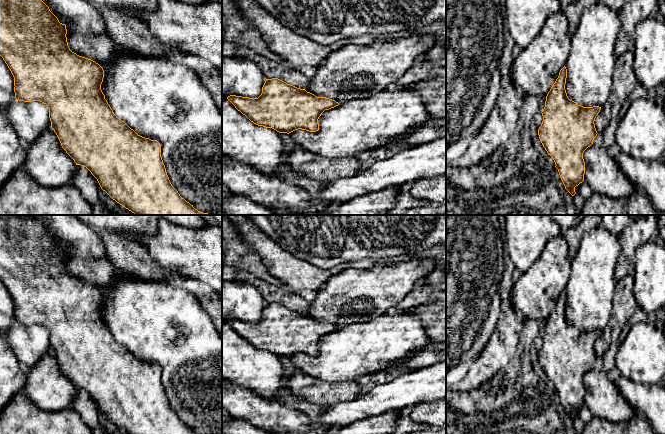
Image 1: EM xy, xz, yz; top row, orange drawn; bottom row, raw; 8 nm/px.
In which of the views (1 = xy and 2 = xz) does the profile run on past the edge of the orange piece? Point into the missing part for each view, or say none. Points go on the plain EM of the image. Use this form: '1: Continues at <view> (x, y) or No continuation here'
1: No continuation here
2: No continuation here

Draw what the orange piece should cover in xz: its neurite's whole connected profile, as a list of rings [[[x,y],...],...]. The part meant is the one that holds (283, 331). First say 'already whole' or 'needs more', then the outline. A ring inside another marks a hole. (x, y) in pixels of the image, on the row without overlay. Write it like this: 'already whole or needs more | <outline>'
already whole | [[[278,302],[266,303],[258,322],[230,319],[227,323],[254,348],[287,358],[298,353],[318,355],[321,338],[339,329]]]

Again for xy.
already whole | [[[0,215],[0,280],[14,301],[15,322],[40,325],[49,332],[51,352],[62,372],[76,389],[86,391],[101,413],[128,434],[197,434],[172,410],[157,364],[138,359],[111,333],[101,314],[103,292],[95,285],[72,276],[67,266],[66,249],[38,221],[19,215]]]

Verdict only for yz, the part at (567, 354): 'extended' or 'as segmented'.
as segmented

